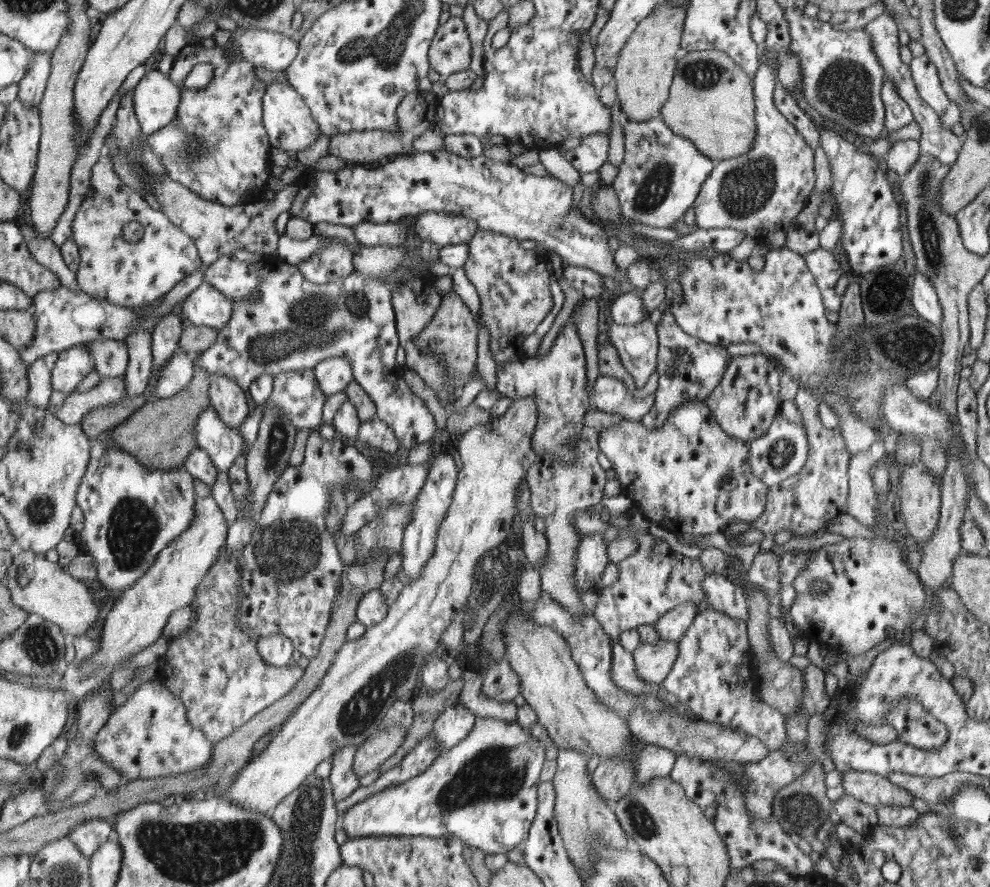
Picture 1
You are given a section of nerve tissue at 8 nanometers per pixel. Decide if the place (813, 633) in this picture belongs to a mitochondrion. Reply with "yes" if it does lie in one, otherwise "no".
no

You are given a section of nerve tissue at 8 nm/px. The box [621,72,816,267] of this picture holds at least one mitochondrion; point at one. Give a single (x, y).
(744, 190)

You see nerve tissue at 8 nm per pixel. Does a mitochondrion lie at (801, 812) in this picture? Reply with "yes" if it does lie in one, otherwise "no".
yes

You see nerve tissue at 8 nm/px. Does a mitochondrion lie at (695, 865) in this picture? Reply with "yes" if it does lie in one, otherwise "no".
no

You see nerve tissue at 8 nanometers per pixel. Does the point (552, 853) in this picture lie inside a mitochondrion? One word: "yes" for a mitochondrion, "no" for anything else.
no

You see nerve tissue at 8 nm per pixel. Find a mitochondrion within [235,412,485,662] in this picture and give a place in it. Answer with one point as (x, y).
(287, 551)

